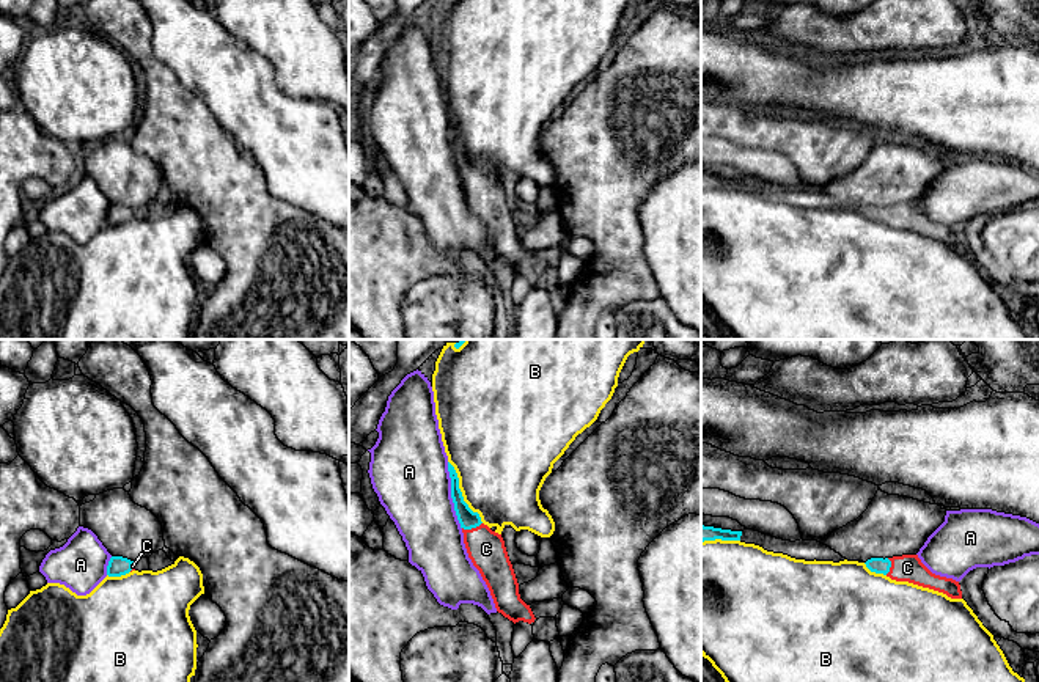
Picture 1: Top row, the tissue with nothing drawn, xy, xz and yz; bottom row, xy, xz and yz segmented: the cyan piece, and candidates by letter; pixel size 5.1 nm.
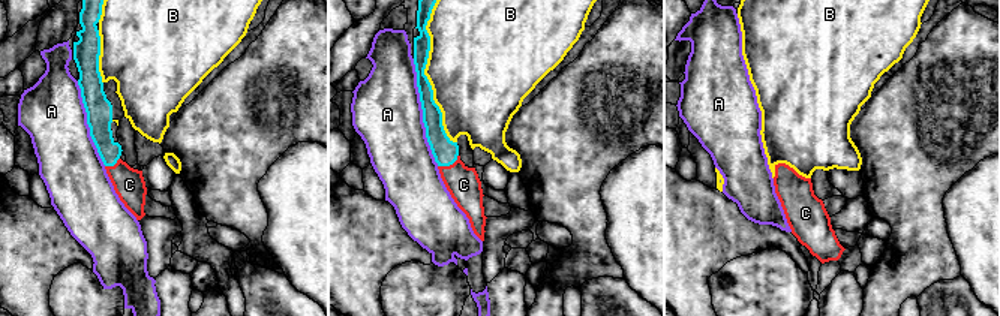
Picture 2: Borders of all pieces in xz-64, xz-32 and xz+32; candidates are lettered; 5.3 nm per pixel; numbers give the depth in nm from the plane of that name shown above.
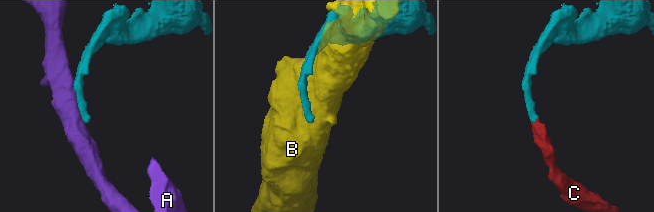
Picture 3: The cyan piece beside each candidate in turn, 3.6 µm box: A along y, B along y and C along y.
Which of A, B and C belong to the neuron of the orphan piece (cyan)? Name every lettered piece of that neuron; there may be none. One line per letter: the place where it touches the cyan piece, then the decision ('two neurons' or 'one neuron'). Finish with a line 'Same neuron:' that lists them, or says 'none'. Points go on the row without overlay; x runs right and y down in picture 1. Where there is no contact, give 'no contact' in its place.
A: xz (451, 143) | two neurons
B: xz (461, 140) | two neurons
C: xz (472, 175) | one neuron
Same neuron: C

